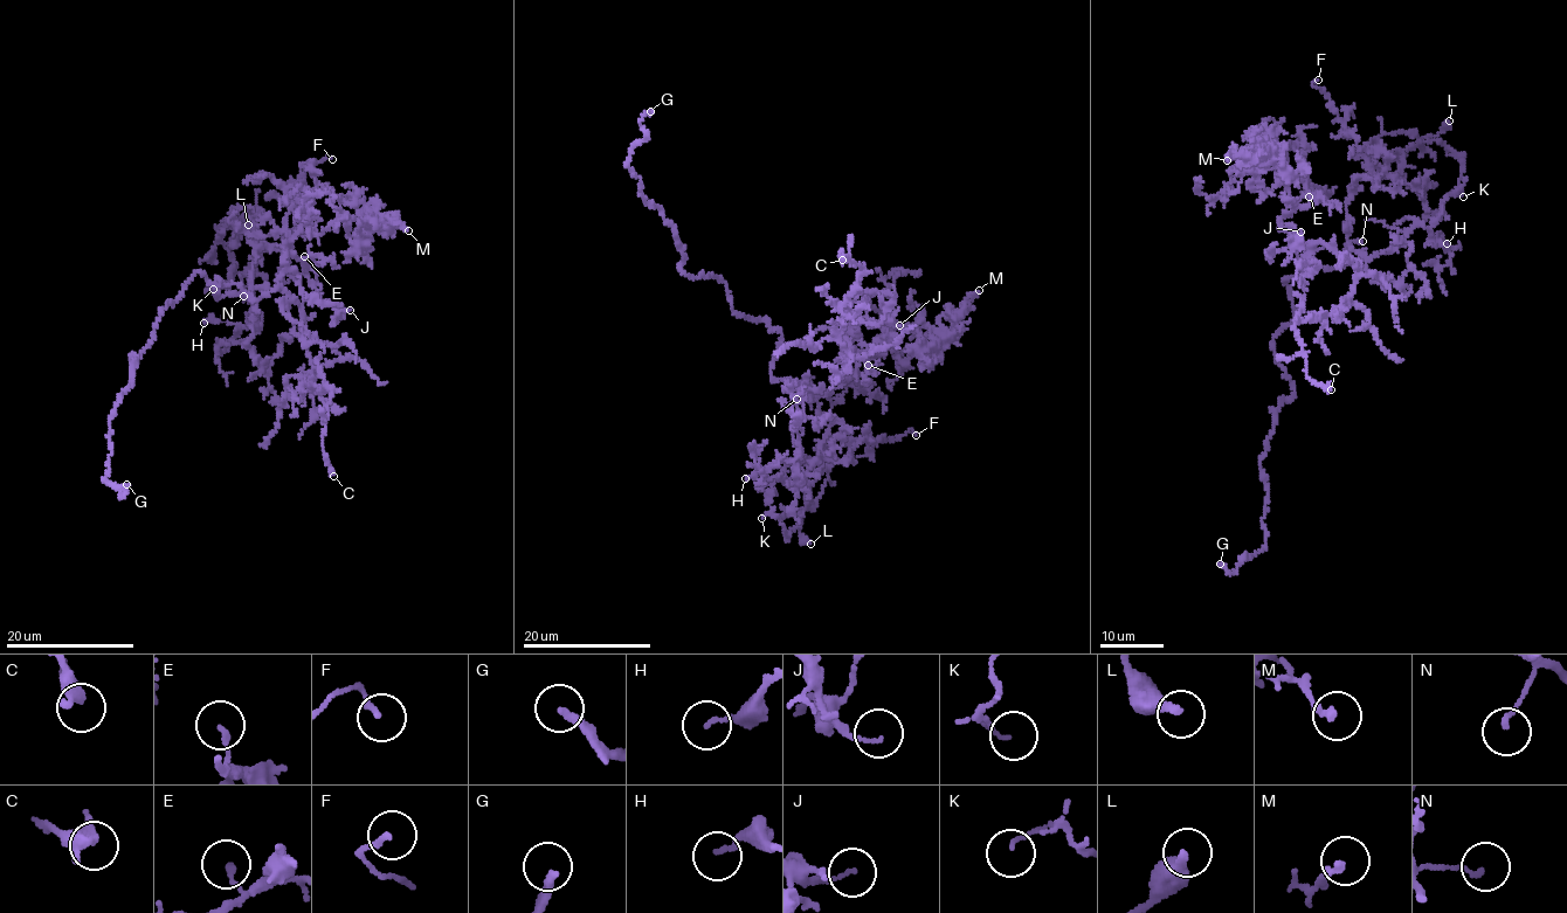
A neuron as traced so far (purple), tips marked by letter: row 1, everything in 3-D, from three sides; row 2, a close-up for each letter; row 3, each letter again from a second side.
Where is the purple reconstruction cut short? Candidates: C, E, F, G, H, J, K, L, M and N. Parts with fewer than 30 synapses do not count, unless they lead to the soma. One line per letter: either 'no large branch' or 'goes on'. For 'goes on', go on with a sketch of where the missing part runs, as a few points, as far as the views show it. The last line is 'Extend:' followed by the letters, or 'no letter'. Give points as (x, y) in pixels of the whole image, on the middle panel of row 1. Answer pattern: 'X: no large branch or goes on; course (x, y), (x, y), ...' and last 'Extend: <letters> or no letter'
C: no large branch
E: no large branch
F: no large branch
G: goes on
H: no large branch
J: no large branch
K: no large branch
L: no large branch
M: no large branch
N: no large branch
Extend: G

